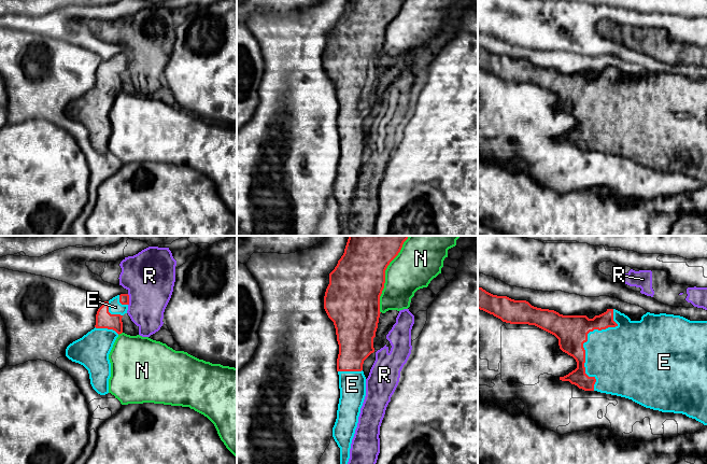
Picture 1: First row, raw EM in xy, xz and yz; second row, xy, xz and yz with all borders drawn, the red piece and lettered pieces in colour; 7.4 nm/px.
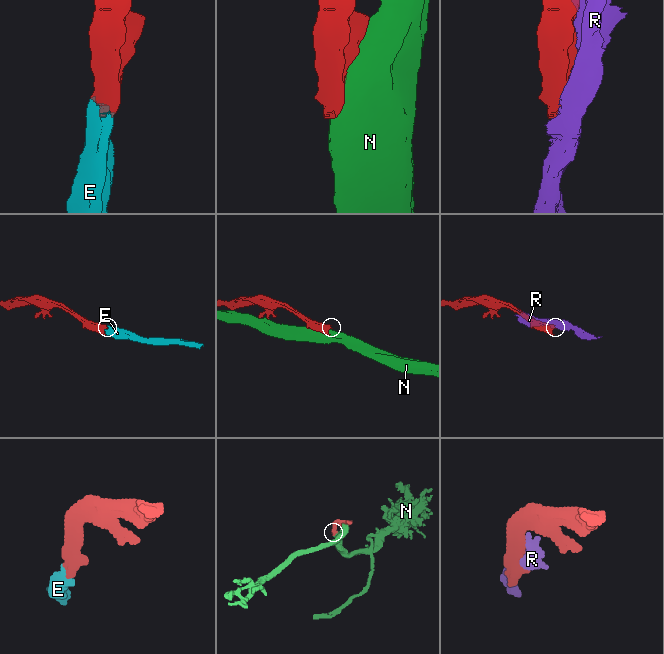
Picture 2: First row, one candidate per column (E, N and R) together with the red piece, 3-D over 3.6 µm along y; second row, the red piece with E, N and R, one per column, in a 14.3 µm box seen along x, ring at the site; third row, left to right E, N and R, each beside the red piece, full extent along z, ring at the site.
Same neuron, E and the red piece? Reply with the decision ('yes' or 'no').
yes

